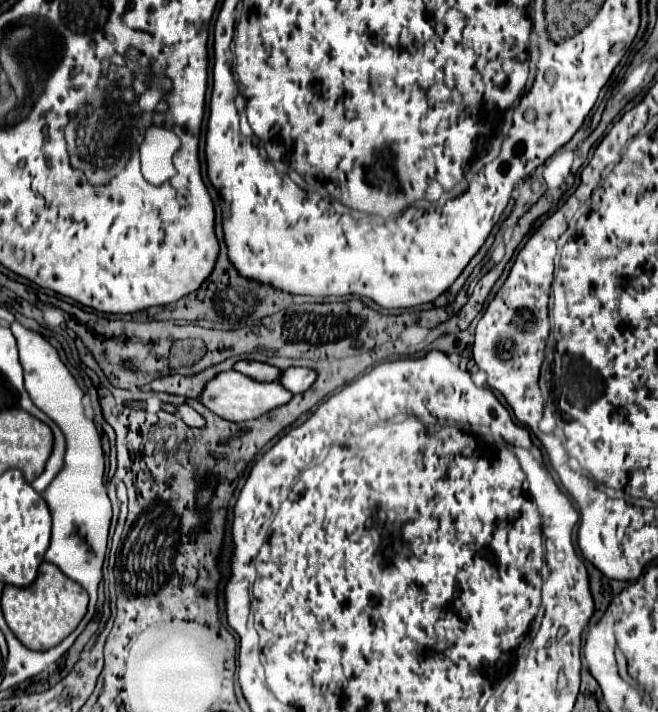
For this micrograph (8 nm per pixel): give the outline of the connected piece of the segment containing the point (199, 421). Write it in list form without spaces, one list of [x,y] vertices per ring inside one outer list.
[[[181,404],[181,406],[177,406],[177,414],[181,416],[181,420],[185,422],[185,424],[189,424],[189,426],[197,426],[197,428],[201,428],[203,424],[205,424],[205,420],[193,410],[193,408],[189,408],[187,404]]]

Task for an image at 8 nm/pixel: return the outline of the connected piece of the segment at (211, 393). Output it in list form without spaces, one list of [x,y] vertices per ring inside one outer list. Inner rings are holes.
[[[227,370],[227,372],[219,372],[217,376],[213,376],[205,386],[203,392],[199,396],[199,402],[209,408],[213,414],[231,420],[231,422],[245,422],[245,420],[253,420],[259,418],[261,414],[283,406],[291,400],[291,392],[285,390],[279,382],[257,382],[249,376],[241,376],[235,370]]]

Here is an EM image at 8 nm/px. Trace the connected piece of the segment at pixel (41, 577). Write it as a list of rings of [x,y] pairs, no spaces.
[[[43,562],[39,566],[39,572],[37,572],[37,578],[33,584],[25,586],[25,588],[5,584],[1,608],[3,608],[3,616],[5,616],[11,632],[27,648],[47,650],[51,646],[57,646],[63,638],[67,638],[77,628],[77,624],[81,622],[81,618],[87,612],[87,602],[89,602],[89,596],[77,582],[67,578],[51,562]]]

